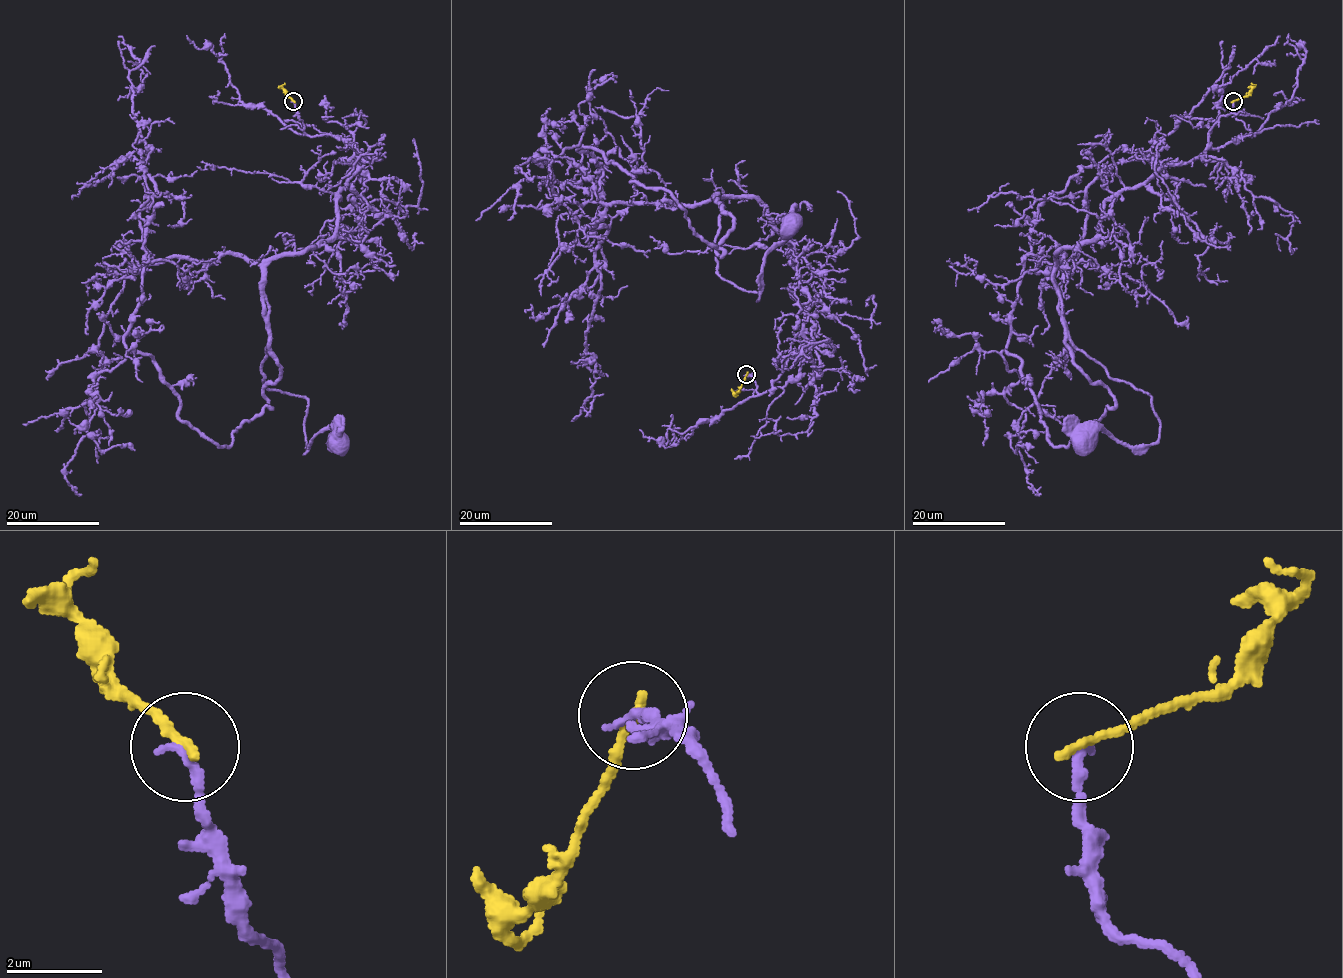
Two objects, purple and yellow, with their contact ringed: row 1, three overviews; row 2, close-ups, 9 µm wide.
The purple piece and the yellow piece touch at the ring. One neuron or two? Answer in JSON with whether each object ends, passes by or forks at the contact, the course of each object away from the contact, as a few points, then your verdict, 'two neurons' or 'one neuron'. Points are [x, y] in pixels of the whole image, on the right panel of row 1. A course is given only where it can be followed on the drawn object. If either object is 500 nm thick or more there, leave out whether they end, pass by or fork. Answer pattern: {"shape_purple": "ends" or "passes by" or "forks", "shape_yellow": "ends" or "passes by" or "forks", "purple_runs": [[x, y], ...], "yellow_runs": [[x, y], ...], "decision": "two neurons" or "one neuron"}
{"shape_purple": "ends", "shape_yellow": "ends", "purple_runs": [[1233, 101], [1252, 135], [1118, 191], [1056, 255], [1064, 333], [1160, 424], [1145, 446], [1085, 441]], "yellow_runs": [[1233, 101], [1248, 94], [1253, 85], [1251, 83]], "decision": "two neurons"}

